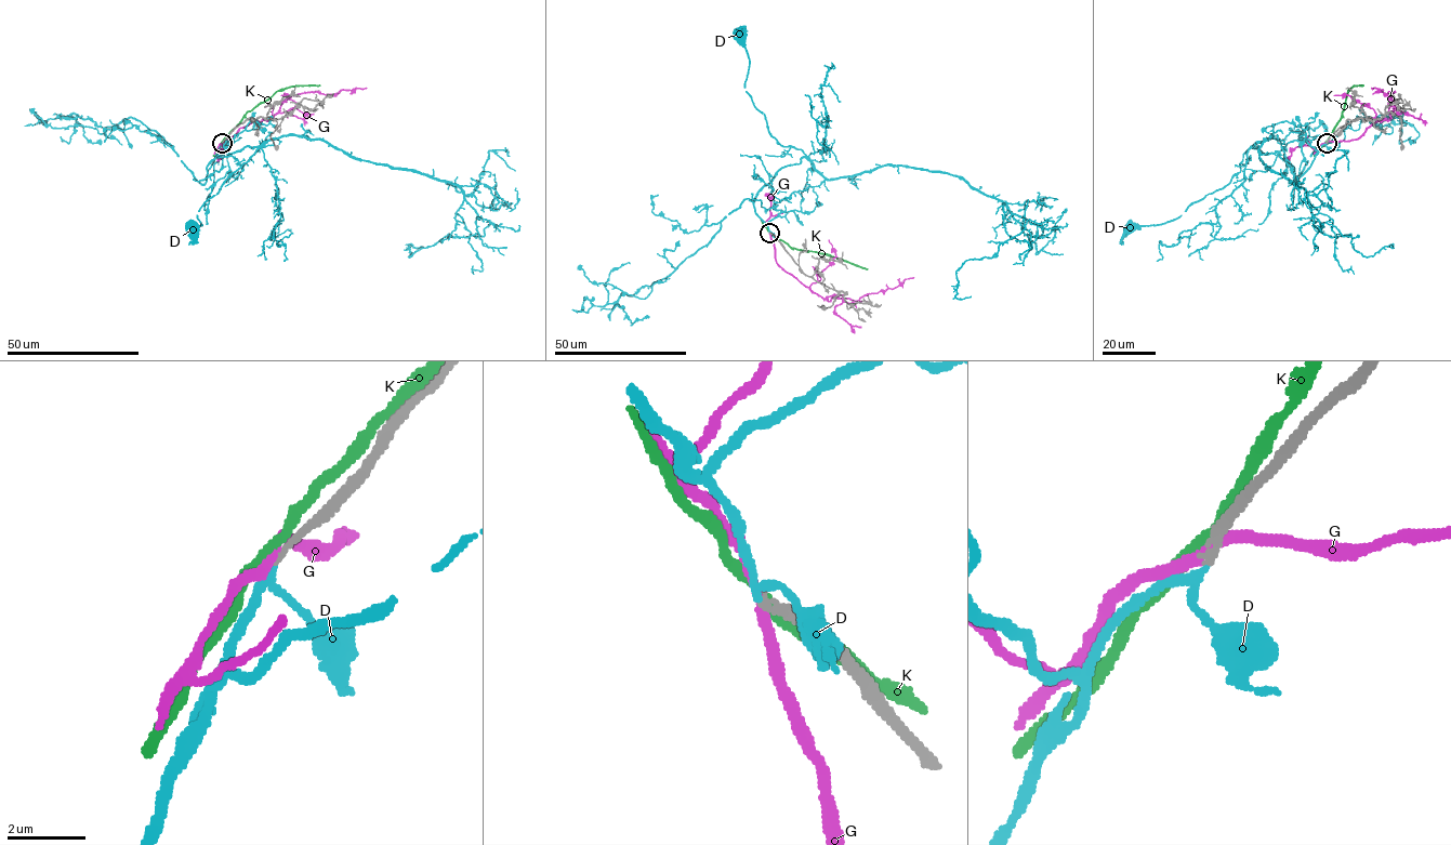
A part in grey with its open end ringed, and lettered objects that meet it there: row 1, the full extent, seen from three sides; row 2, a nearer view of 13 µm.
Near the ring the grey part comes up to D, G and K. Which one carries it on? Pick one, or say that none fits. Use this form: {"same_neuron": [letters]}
{"same_neuron": ["D"]}

